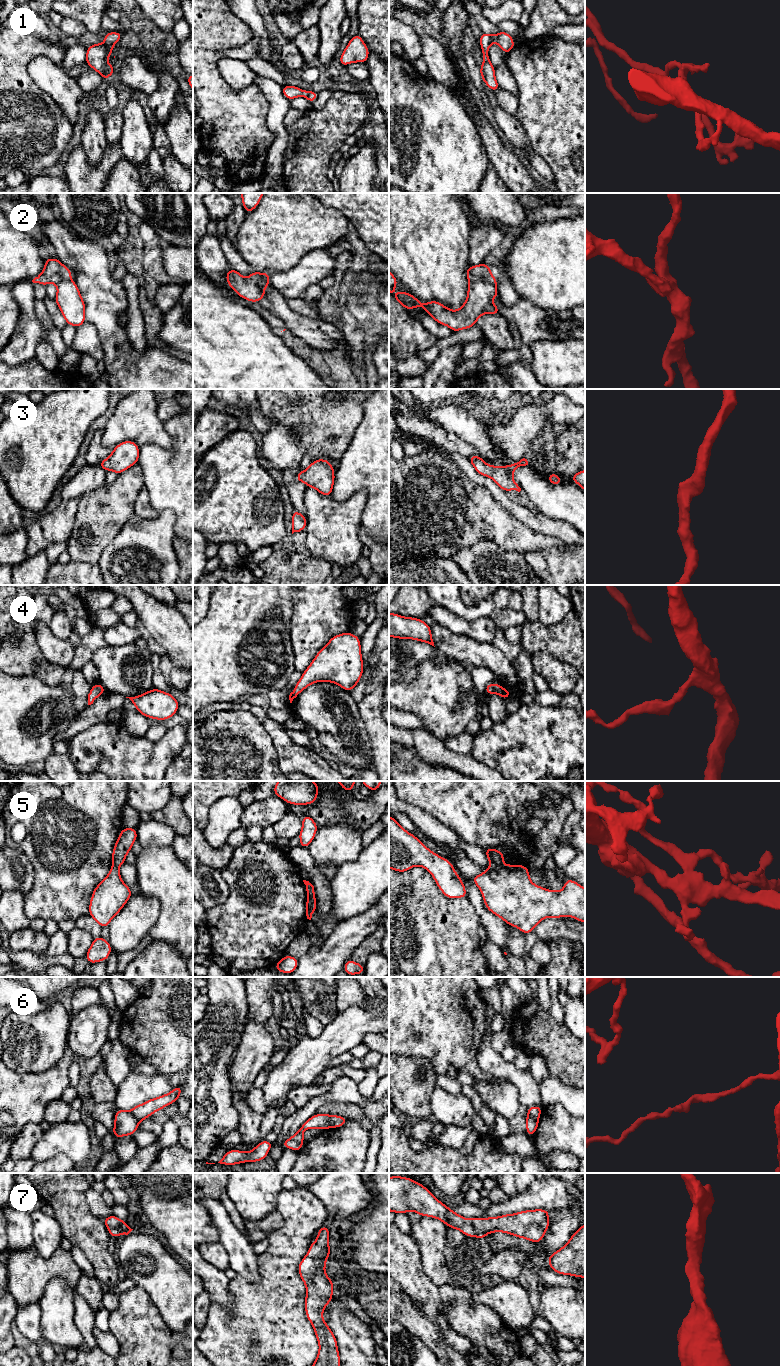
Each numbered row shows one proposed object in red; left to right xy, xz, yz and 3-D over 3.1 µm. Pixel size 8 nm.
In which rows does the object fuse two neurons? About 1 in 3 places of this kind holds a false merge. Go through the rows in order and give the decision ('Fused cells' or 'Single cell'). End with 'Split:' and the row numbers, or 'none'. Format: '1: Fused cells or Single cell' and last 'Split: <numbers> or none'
1: Single cell
2: Fused cells
3: Single cell
4: Single cell
5: Fused cells
6: Fused cells
7: Single cell
Split: 2, 5, 6

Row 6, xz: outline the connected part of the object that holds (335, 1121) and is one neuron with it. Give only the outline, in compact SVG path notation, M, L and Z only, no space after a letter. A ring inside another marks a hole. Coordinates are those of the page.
M331 1115L329 1122L328 1122L328 1128L338 1128L346 1124L348 1121L347 1118L343 1116L338 1115Z

